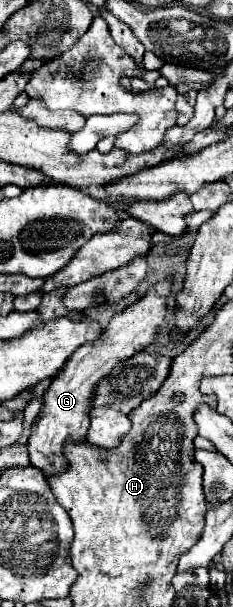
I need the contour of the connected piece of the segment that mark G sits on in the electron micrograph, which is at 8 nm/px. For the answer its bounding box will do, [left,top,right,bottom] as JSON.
[27,281,169,477]

